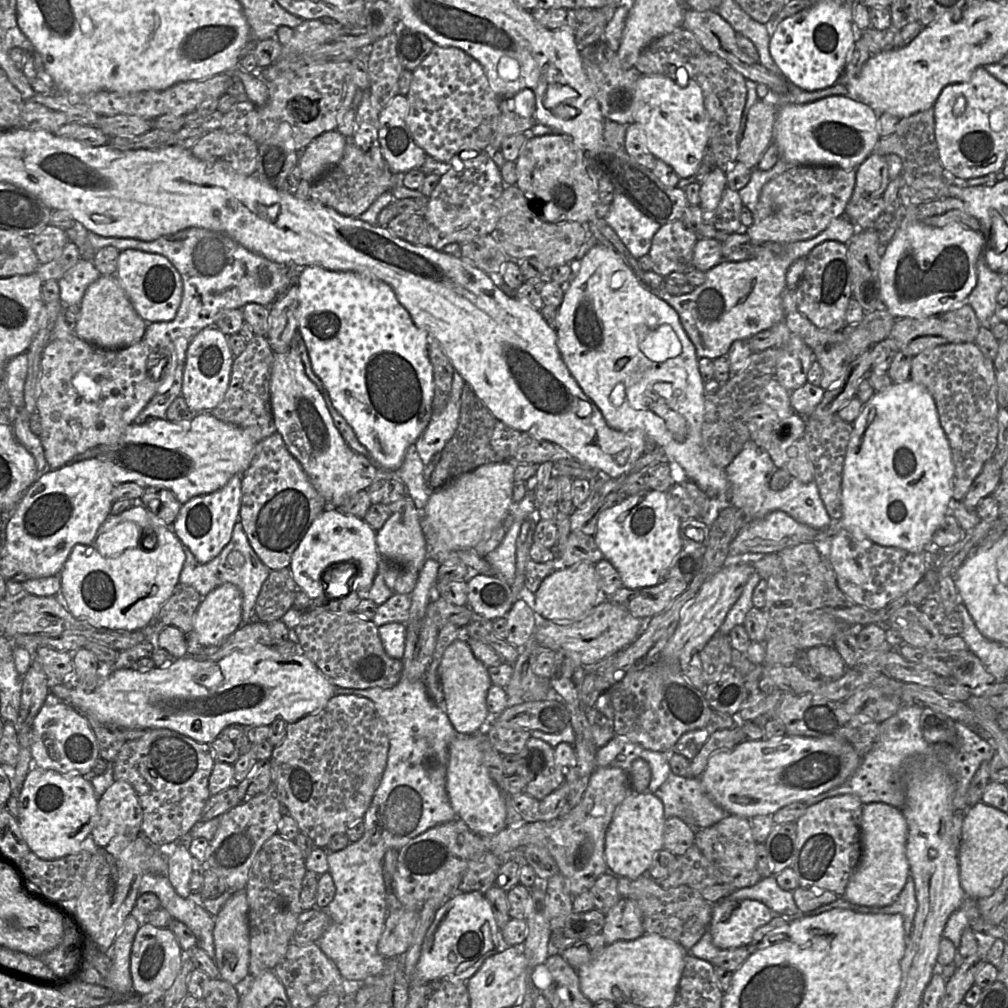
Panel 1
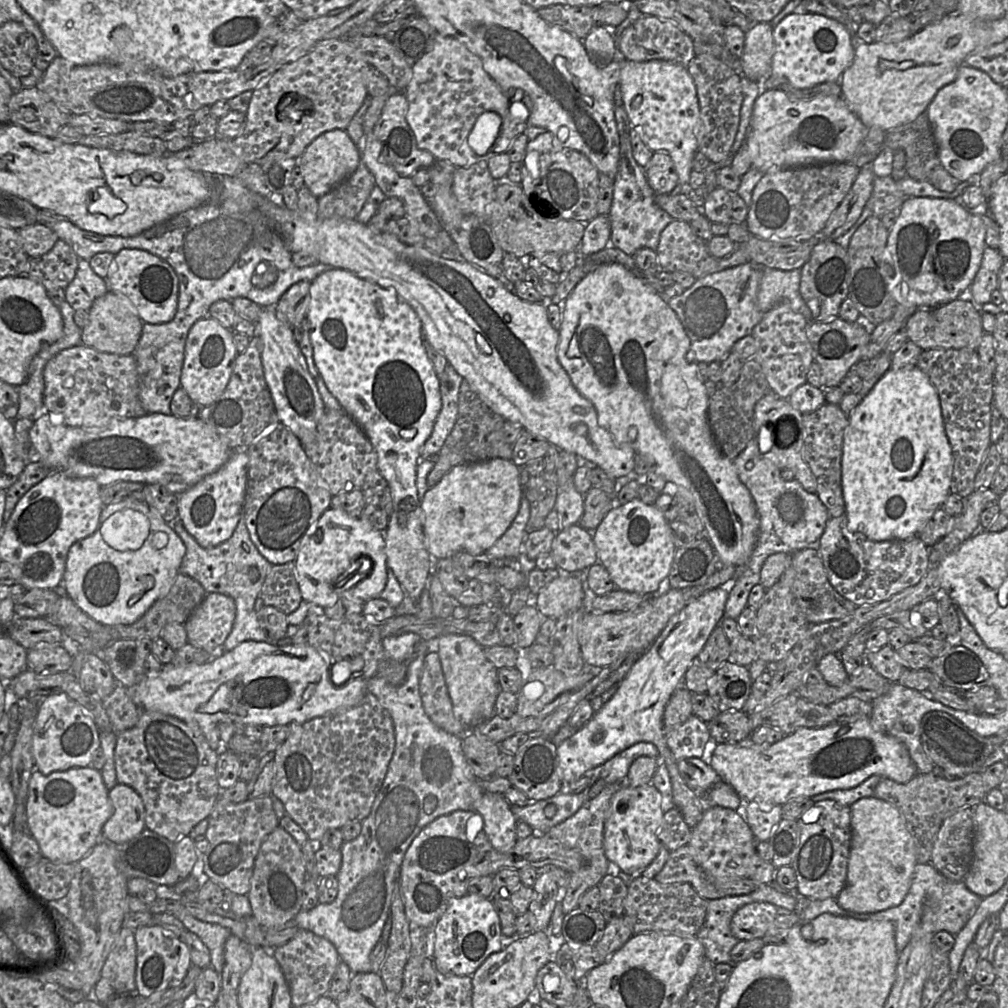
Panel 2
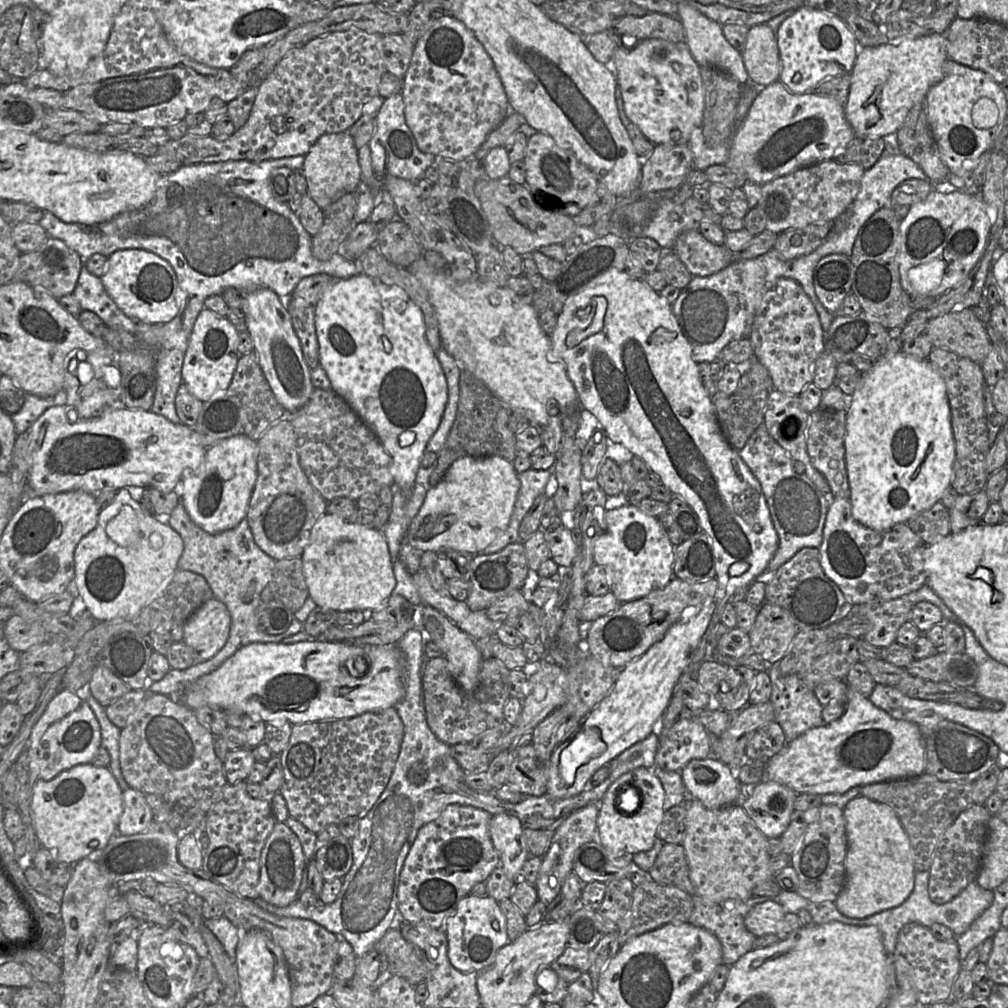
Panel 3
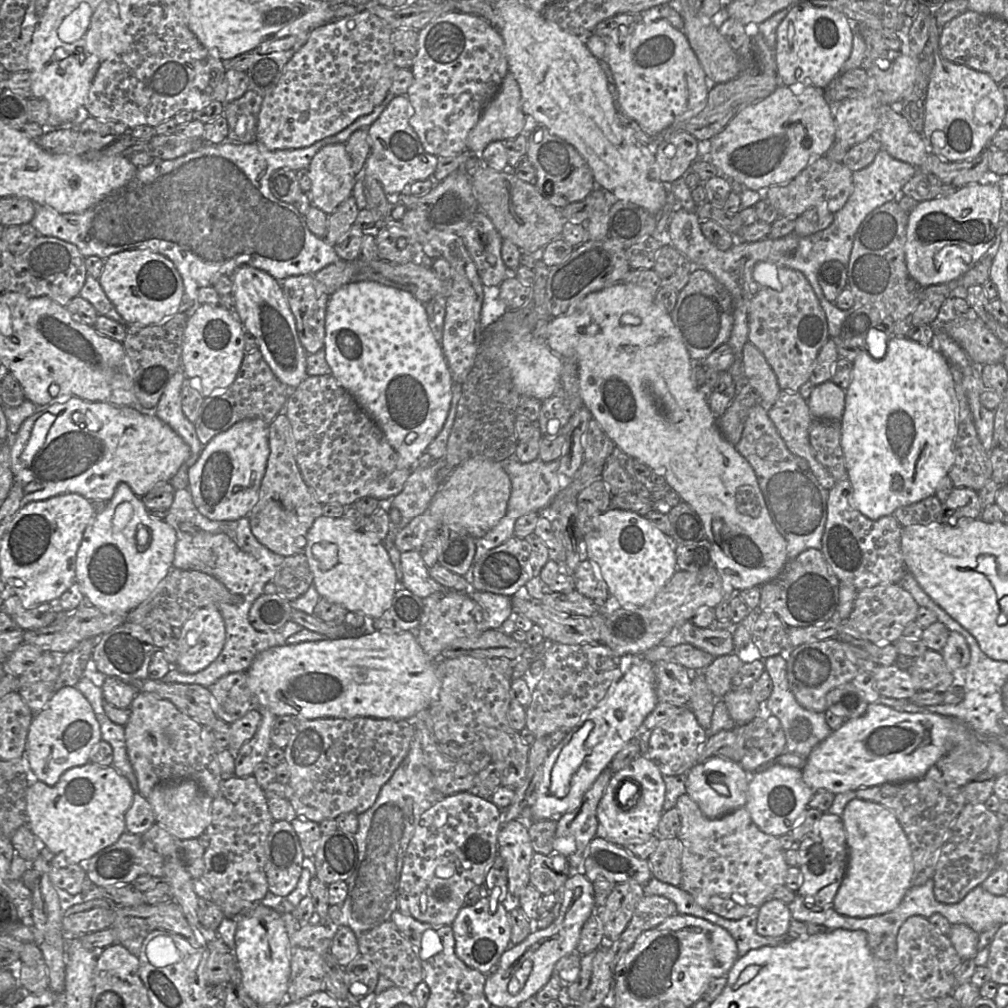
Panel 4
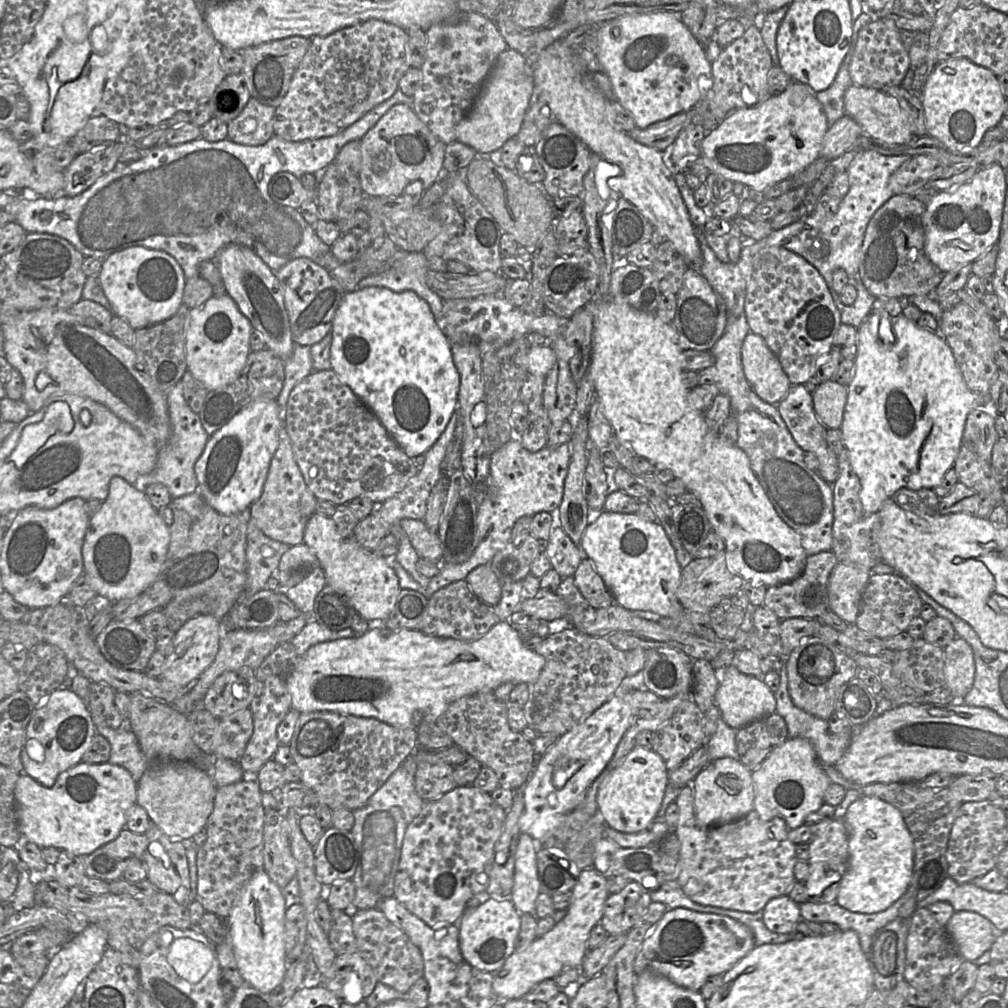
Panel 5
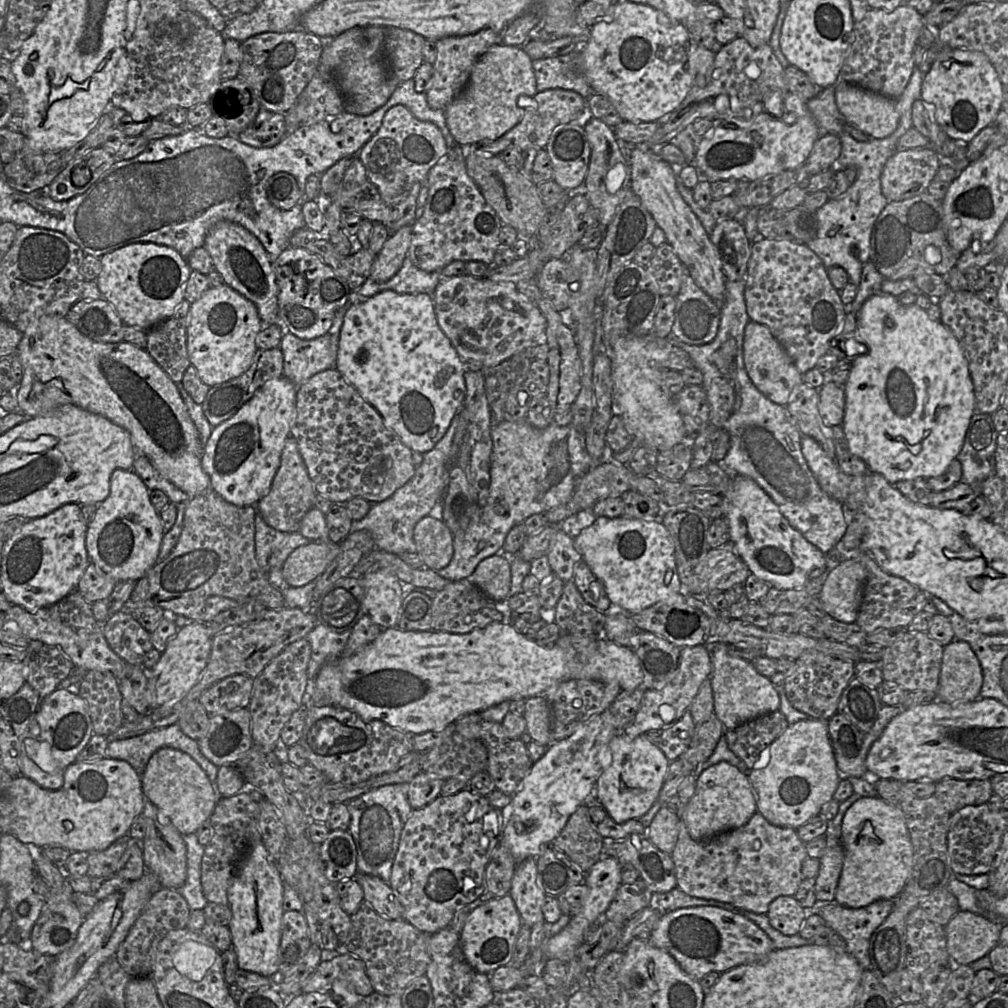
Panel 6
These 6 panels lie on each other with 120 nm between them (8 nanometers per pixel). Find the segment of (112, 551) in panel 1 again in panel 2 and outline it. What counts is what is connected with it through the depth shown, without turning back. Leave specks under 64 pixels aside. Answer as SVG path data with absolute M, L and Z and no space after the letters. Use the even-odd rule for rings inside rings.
M125 498L118 504L119 511L111 515L102 525L104 541L118 551L139 549L149 535L149 520L141 511L144 502Z

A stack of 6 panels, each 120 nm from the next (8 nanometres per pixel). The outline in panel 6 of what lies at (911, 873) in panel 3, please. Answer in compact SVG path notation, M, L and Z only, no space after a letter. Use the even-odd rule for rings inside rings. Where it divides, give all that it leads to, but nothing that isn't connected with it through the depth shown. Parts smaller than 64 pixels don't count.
M863 797L846 811L841 824L844 862L835 901L848 908L866 907L876 901L893 900L912 873L913 845L903 812L880 797Z

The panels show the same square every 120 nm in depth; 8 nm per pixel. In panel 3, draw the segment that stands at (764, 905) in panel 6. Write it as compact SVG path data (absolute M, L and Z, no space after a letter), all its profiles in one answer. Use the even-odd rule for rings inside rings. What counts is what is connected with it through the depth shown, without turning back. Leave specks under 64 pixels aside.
M689 797L683 804L686 817L685 836L681 845L686 853L694 895L713 902L745 901L753 896L752 891L757 884L775 878L769 866L771 856L768 853L768 838L758 830L740 804L708 809L700 801Z

